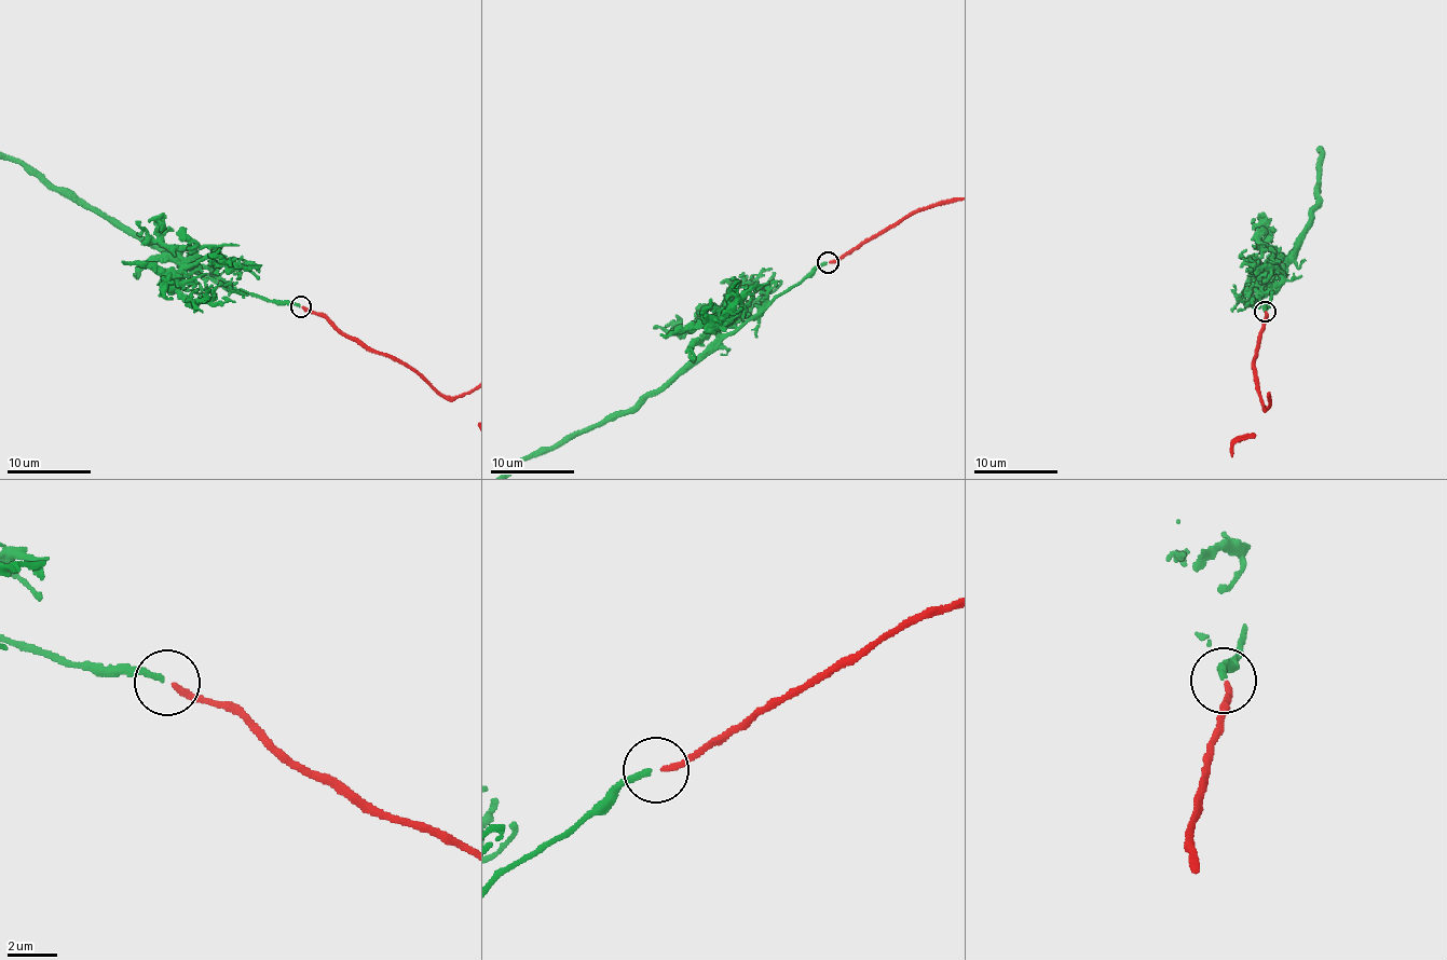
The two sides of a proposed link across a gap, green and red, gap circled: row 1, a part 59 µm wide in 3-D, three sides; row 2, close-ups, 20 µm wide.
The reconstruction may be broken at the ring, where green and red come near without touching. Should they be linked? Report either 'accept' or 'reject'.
accept

